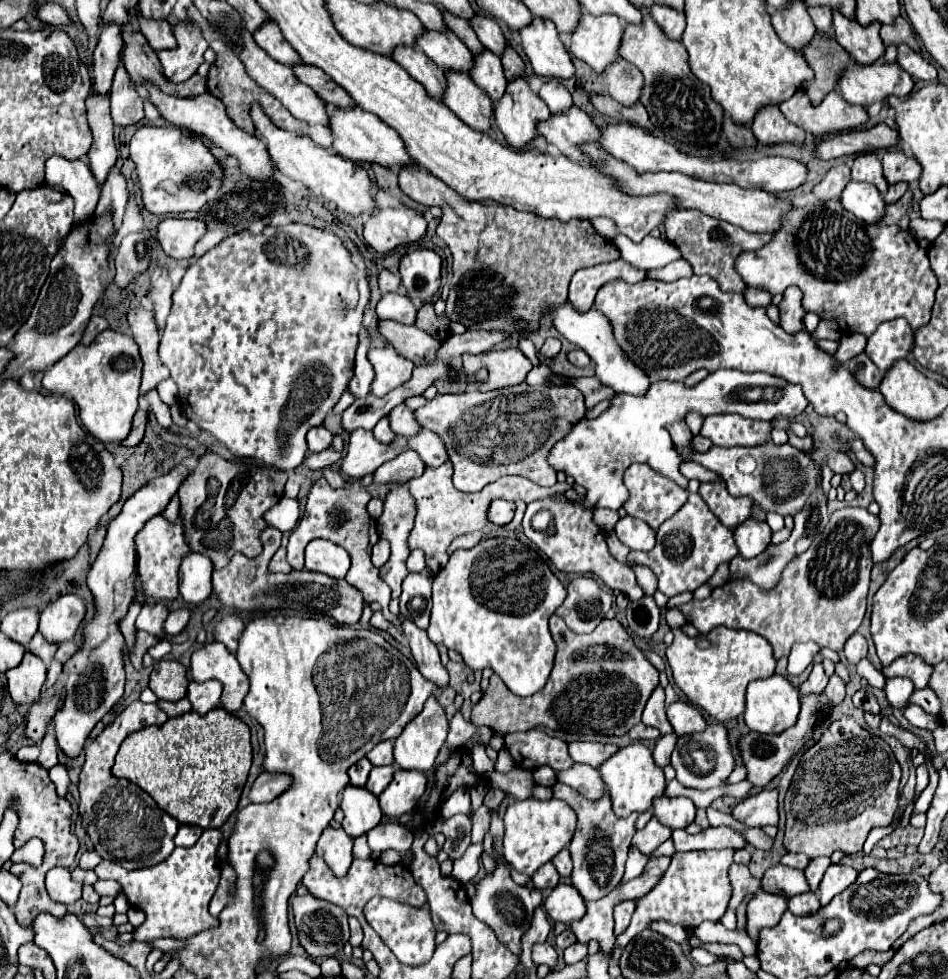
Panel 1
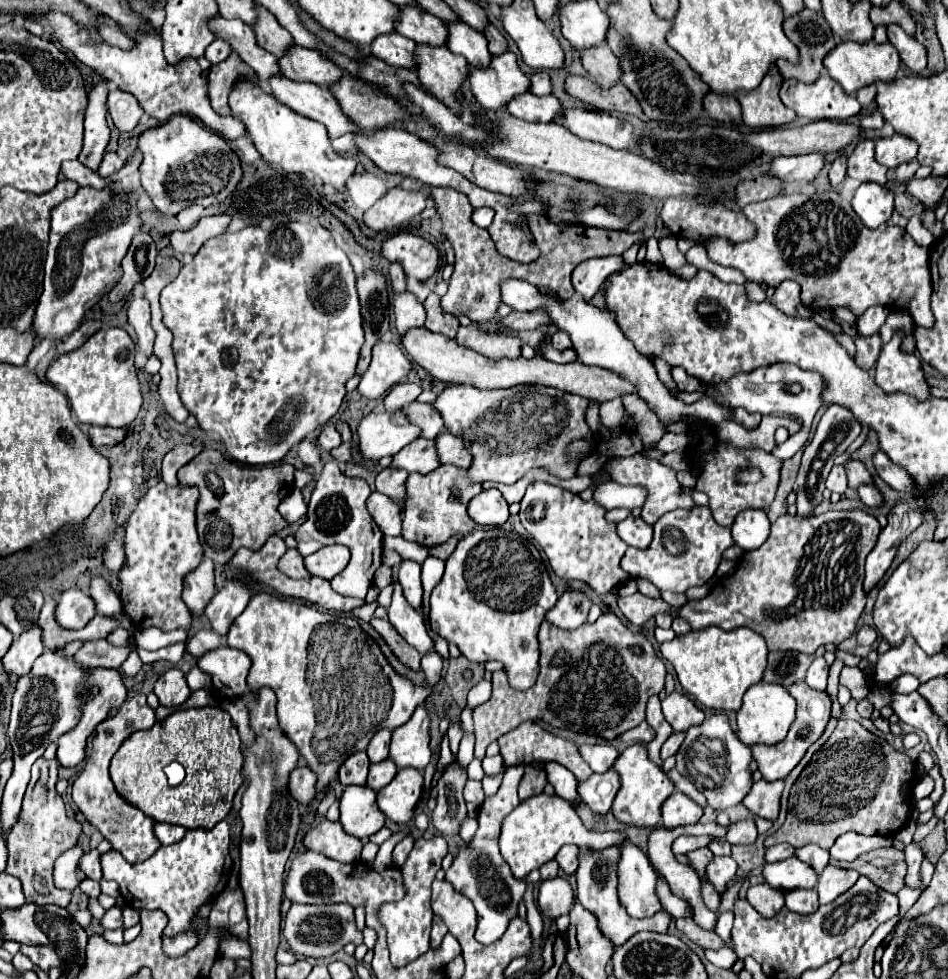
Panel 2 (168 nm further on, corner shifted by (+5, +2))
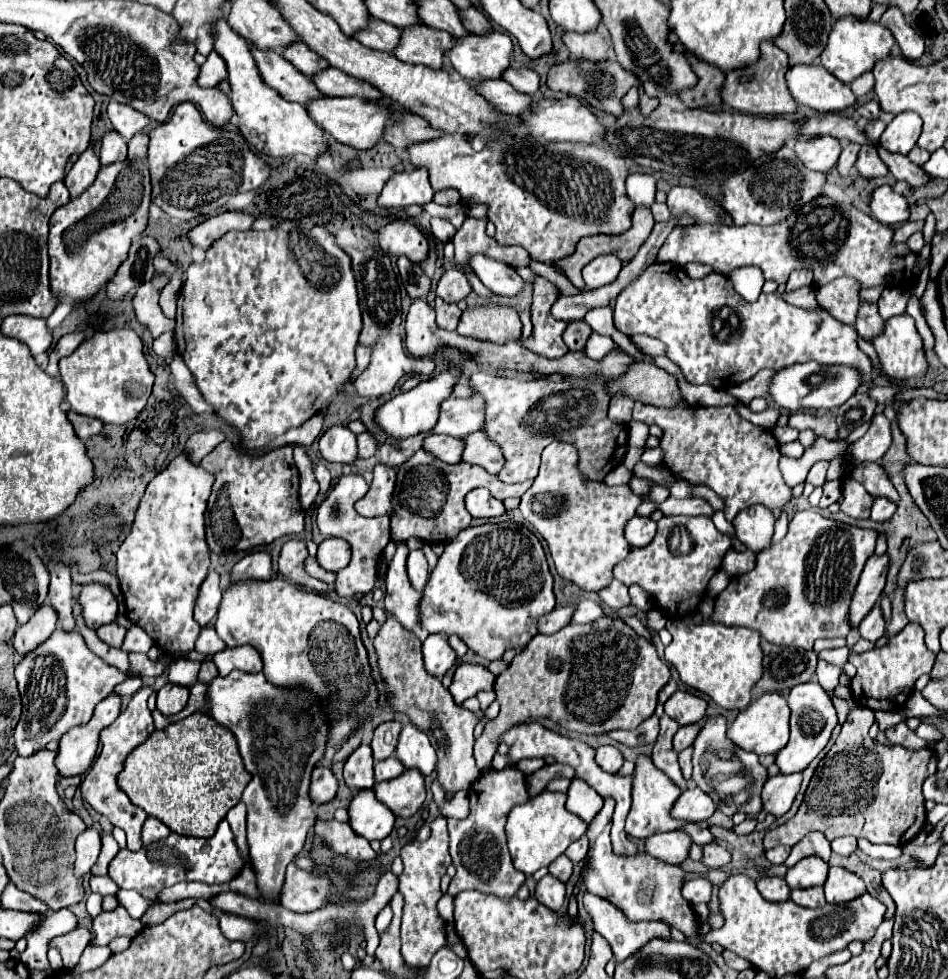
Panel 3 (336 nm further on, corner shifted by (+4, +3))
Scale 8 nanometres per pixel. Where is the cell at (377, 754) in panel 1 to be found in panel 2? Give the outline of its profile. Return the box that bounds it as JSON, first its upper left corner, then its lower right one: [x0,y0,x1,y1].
[368,729,392,763]

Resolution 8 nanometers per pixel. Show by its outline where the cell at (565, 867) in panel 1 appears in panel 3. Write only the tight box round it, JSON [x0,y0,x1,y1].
[565,836,587,864]

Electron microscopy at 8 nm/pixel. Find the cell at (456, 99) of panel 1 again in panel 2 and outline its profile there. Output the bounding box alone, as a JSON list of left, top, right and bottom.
[414,45,468,113]

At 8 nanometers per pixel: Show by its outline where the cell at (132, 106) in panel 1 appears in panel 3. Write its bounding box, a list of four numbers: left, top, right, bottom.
[107,100,149,138]

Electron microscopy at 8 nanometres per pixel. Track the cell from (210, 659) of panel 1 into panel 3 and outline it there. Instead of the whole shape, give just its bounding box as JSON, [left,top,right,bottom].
[213,646,263,676]

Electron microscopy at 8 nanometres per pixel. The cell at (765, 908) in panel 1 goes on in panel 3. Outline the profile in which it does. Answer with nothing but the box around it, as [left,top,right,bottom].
[757,876,789,902]

